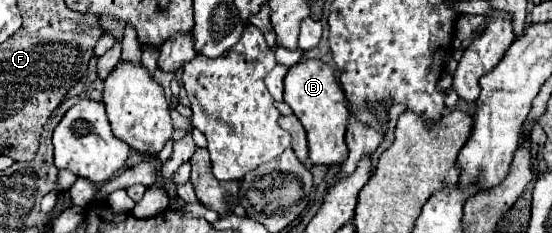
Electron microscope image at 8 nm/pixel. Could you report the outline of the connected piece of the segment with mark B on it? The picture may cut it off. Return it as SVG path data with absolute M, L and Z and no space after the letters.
M301 61L293 65L285 77L285 91L283 101L293 109L293 115L301 121L307 133L309 145L309 161L313 165L339 165L347 159L347 145L345 145L345 127L347 127L347 99L339 81L335 79L335 71L325 65L323 61Z

